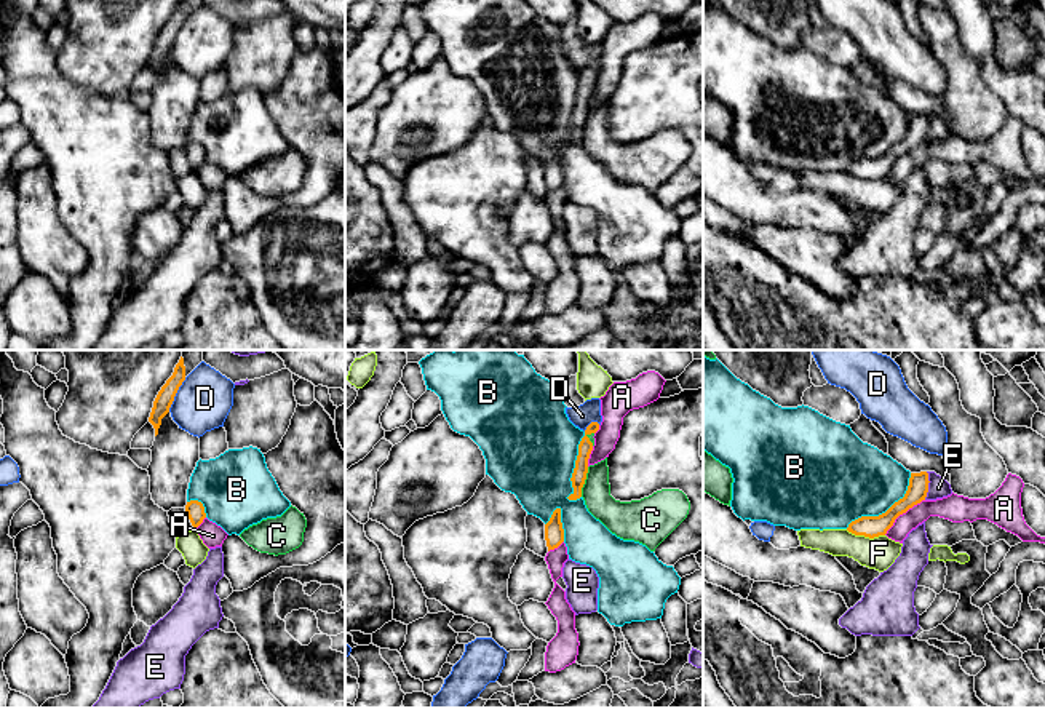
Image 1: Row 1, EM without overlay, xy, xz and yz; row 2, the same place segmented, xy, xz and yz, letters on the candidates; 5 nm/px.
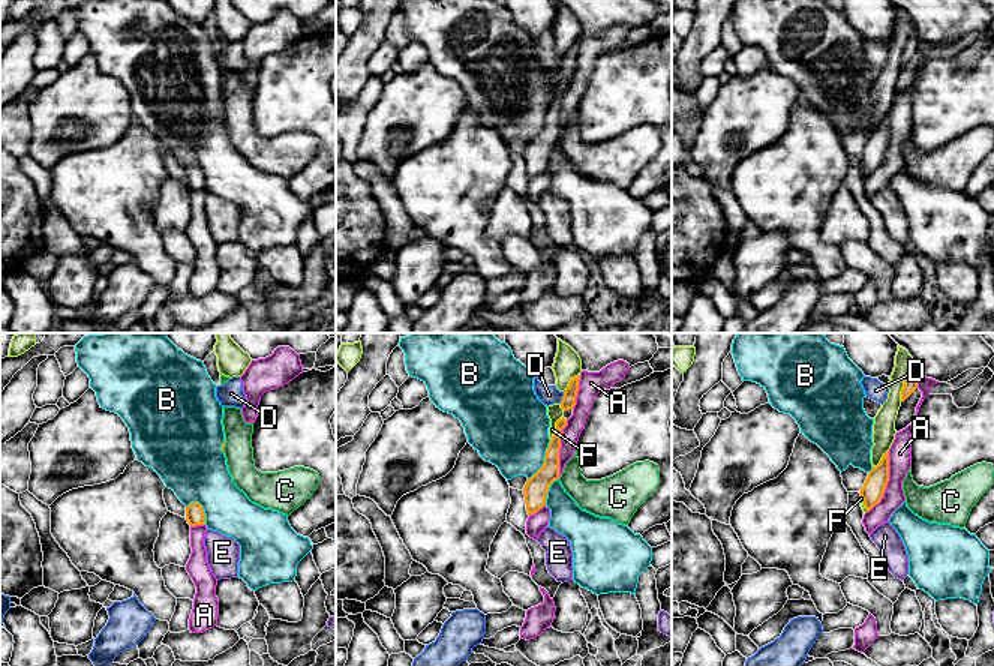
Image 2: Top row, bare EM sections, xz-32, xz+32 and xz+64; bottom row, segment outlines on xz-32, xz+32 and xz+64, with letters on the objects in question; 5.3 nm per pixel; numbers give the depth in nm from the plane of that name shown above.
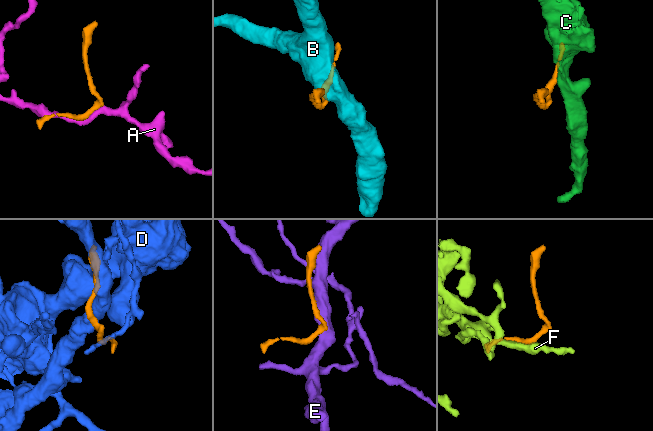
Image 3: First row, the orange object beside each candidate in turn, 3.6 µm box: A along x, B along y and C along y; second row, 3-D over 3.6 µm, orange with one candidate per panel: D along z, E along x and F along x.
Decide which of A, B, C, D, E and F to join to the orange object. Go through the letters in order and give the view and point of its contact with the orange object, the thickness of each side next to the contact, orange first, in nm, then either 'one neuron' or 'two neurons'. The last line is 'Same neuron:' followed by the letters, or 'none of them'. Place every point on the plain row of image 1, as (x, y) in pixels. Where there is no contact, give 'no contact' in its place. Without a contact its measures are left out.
A: meets orange in yz at (901, 155); 110 nm thick on the orange side, 120 nm on the other; two neurons
B: meets orange in yz at (887, 152); 110 nm thick on the orange side, 400 nm on the other; two neurons
C: meets orange in xz at (584, 123); 70 nm thick on the orange side, 160 nm on the other; two neurons
D: meets orange in xy at (174, 37); 90 nm thick on the orange side, 280 nm on the other; two neurons
E: meets orange in yz at (927, 128); 100 nm thick on the orange side, 110 nm on the other; two neurons
F: meets orange in yz at (865, 178); 110 nm thick on the orange side, 170 nm on the other; two neurons
Same neuron: none of them

